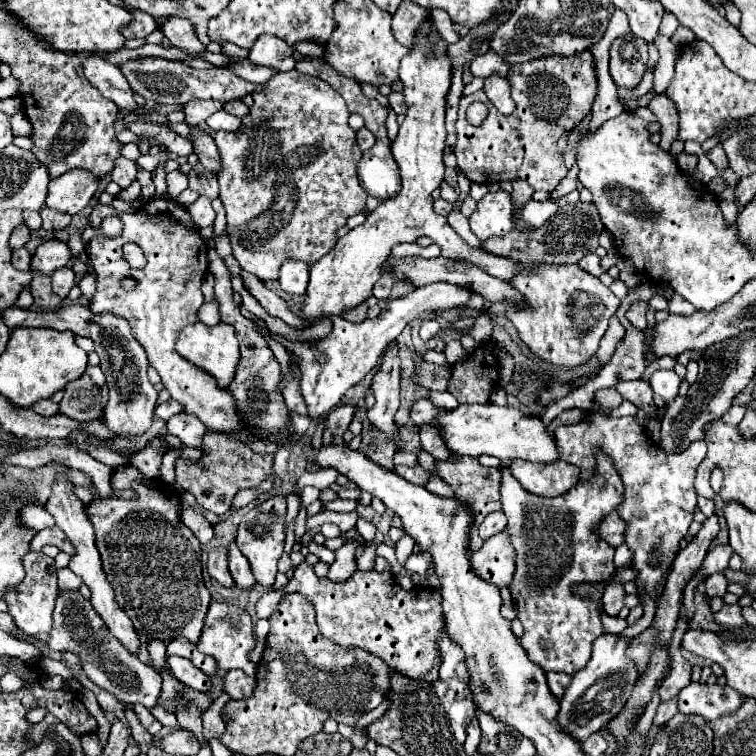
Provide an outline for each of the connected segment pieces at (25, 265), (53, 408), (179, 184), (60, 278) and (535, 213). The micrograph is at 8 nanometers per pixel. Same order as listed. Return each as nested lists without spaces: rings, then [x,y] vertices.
[[[24,248],[14,250],[12,253],[12,264],[19,271],[30,271],[32,255]]]
[[[51,400],[35,402],[31,408],[33,408],[37,414],[41,414],[41,416],[53,416],[53,414],[57,414],[57,404],[53,404]]]
[[[169,172],[167,174],[167,188],[169,188],[169,194],[171,198],[177,198],[185,188],[187,188],[187,176],[181,174],[181,172]]]
[[[63,266],[61,270],[51,274],[53,280],[53,292],[61,298],[67,298],[69,290],[75,286],[75,272],[69,266]]]
[[[545,200],[545,202],[527,202],[517,214],[515,218],[531,228],[537,228],[541,226],[545,220],[549,220],[553,214],[557,212],[557,204],[553,204],[551,200]]]

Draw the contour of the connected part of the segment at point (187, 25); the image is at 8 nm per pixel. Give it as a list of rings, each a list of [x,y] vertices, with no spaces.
[[[167,18],[161,22],[161,30],[169,38],[169,42],[177,48],[183,48],[187,52],[203,52],[205,50],[205,44],[201,44],[197,40],[197,34],[189,20]]]

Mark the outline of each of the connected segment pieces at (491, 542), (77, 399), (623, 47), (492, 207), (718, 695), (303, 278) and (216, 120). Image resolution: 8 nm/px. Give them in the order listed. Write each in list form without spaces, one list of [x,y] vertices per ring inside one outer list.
[[[507,530],[491,536],[479,550],[471,554],[471,564],[481,578],[499,588],[509,586],[515,570],[515,550]]]
[[[81,376],[65,386],[65,396],[59,402],[59,414],[69,416],[77,422],[101,420],[101,390],[95,388],[89,376]]]
[[[631,36],[631,38],[617,38],[611,46],[611,76],[617,82],[617,86],[635,88],[643,74],[647,64],[647,42],[643,38]]]
[[[503,190],[485,194],[479,202],[475,212],[469,218],[471,232],[481,240],[489,240],[493,236],[505,236],[513,230],[513,204],[511,196]]]
[[[691,682],[679,692],[679,710],[683,714],[699,714],[705,720],[715,720],[725,714],[735,714],[745,698],[737,690],[721,684]]]
[[[285,262],[279,272],[279,282],[285,292],[291,294],[305,294],[307,284],[309,284],[309,266],[303,262]]]
[[[219,110],[215,114],[211,114],[207,118],[207,126],[213,130],[213,132],[219,132],[219,130],[227,130],[227,132],[235,132],[239,130],[241,126],[241,118],[229,114],[227,110]]]

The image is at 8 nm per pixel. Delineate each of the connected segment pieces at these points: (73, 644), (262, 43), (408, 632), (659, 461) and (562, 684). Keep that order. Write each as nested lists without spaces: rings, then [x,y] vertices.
[[[61,590],[53,610],[53,630],[47,646],[55,652],[73,652],[79,656],[81,666],[91,682],[99,688],[115,694],[123,704],[143,704],[149,710],[157,704],[161,694],[161,676],[147,664],[139,662],[135,654],[129,654],[117,638],[105,630],[103,618],[93,610],[91,600],[81,596],[79,590]]]
[[[261,34],[253,48],[249,50],[249,60],[259,66],[273,66],[277,72],[287,72],[295,68],[293,48],[273,34]]]
[[[299,564],[293,578],[285,588],[269,590],[257,602],[257,618],[269,618],[281,596],[287,592],[297,592],[315,606],[317,626],[321,634],[343,646],[357,646],[369,650],[371,654],[383,658],[395,672],[409,678],[435,682],[437,666],[441,664],[437,632],[443,628],[441,622],[441,594],[439,590],[415,586],[413,590],[403,590],[391,572],[361,572],[357,570],[345,582],[333,582],[329,578],[319,578],[309,564]]]
[[[596,412],[586,413],[586,418],[577,424],[563,424],[563,426],[555,428],[555,442],[557,442],[559,458],[579,466],[579,470],[581,470],[579,482],[589,480],[597,472],[595,464],[597,464],[599,454],[607,454],[613,460],[613,466],[619,472],[623,486],[625,486],[625,498],[617,506],[617,514],[627,524],[625,544],[629,546],[629,550],[633,554],[629,566],[637,572],[637,576],[635,576],[637,594],[639,594],[639,598],[651,598],[655,602],[659,596],[657,584],[667,580],[669,570],[673,566],[673,560],[679,552],[679,542],[685,538],[687,528],[693,522],[693,514],[697,508],[697,490],[693,486],[695,470],[701,464],[701,460],[705,458],[707,446],[703,440],[699,440],[699,442],[693,442],[685,450],[685,454],[665,454],[665,450],[661,450],[661,446],[657,446],[649,436],[645,436],[645,430],[643,430],[643,426],[639,426],[637,416],[619,418],[619,416],[607,416],[607,414]]]
[[[549,672],[549,674],[545,674],[545,676],[547,676],[549,688],[551,688],[551,694],[553,694],[555,698],[561,698],[563,692],[565,692],[565,688],[567,688],[569,682],[571,682],[571,676],[569,676],[569,674],[561,674],[561,672]]]

